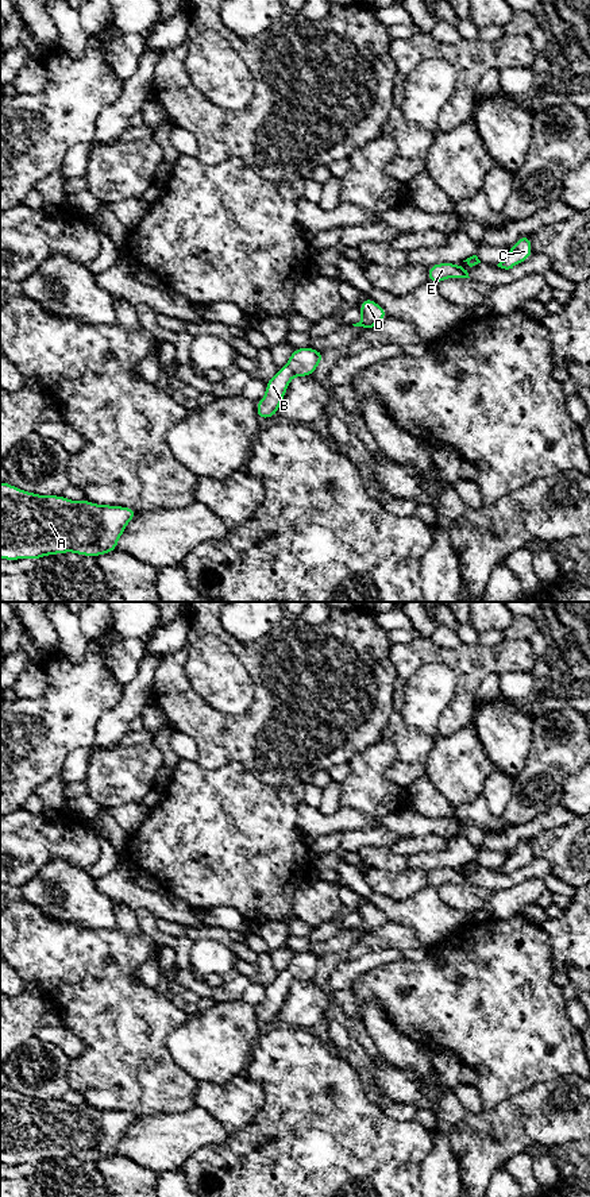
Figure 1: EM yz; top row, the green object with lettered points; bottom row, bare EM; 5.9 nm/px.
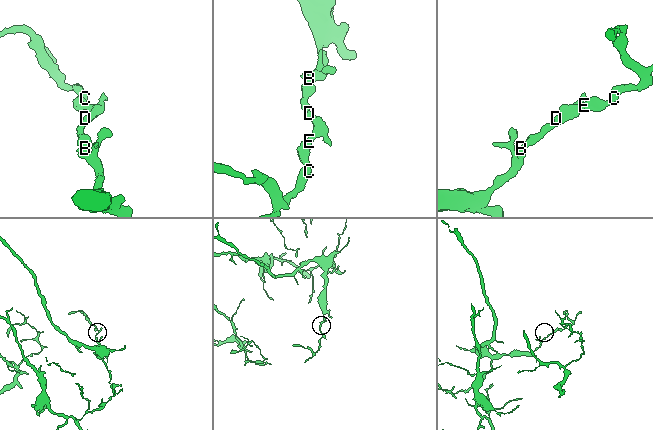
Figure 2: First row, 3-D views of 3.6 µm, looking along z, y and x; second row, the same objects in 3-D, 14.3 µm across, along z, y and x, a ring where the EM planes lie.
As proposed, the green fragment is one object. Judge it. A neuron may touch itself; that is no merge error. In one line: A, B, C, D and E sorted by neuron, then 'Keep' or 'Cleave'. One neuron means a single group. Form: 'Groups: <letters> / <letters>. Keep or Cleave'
Groups: A B C D E. Keep

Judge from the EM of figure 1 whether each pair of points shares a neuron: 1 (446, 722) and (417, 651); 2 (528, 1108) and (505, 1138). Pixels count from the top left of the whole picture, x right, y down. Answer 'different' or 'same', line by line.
1: same
2: same

